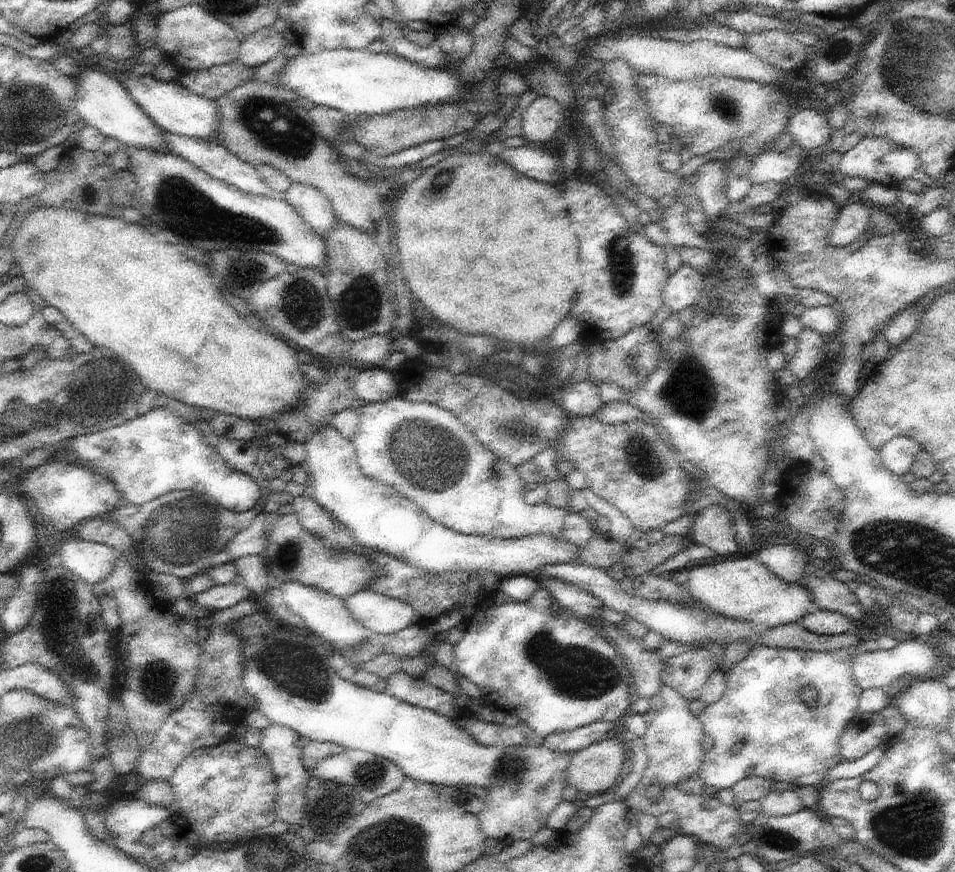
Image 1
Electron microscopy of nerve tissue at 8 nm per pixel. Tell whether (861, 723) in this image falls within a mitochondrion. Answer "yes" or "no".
no

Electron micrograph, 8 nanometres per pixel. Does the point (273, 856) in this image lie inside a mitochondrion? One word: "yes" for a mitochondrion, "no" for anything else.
yes

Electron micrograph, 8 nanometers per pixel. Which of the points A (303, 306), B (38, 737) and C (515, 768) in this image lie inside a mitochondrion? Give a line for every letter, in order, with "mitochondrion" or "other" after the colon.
A: mitochondrion
B: mitochondrion
C: mitochondrion

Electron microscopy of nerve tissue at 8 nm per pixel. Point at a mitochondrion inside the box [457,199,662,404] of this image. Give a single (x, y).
(620, 256)

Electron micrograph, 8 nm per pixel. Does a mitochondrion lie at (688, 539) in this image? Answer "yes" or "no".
no

